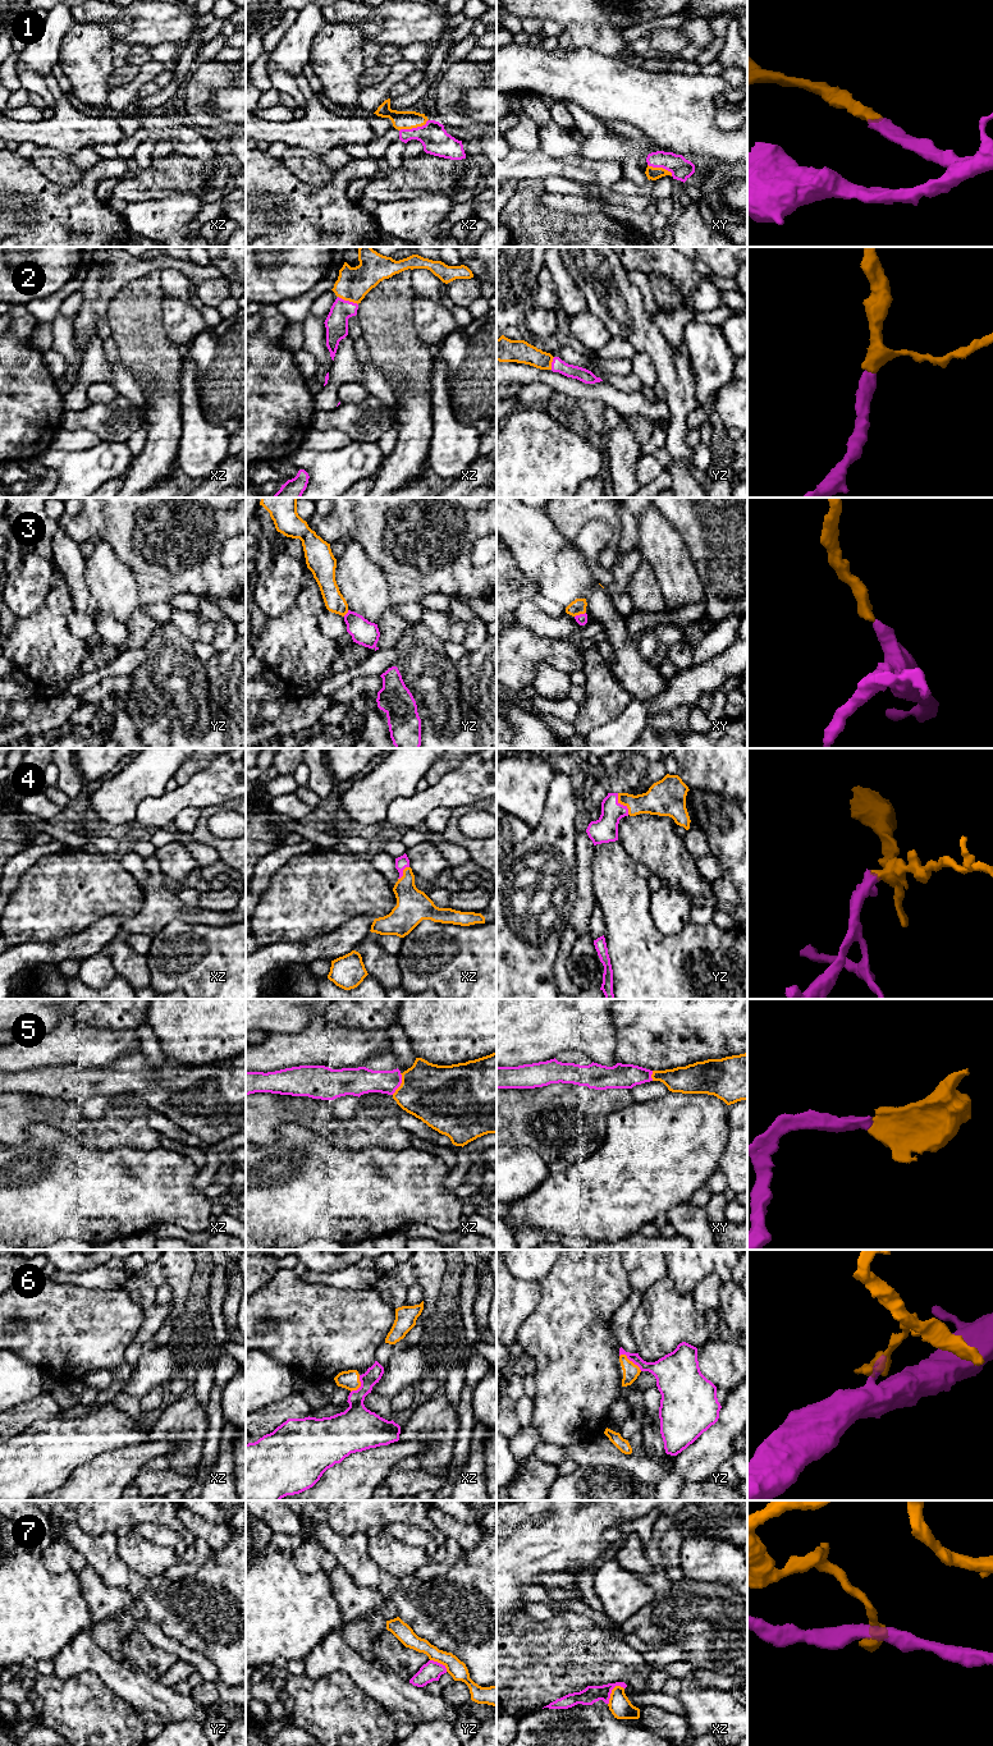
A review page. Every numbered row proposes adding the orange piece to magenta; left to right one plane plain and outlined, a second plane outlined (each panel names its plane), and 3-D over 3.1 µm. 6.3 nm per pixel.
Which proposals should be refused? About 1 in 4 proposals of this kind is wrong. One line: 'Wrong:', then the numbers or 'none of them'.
Wrong: 6, 7

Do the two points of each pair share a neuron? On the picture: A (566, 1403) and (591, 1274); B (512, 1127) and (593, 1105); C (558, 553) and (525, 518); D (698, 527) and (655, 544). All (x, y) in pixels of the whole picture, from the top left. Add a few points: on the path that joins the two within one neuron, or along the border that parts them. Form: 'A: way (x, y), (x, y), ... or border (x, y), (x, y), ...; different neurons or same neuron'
A: way (575, 1371), (576, 1306); same neuron
B: way (532, 1114), (538, 1109), (562, 1103), (572, 1105); same neuron
C: way (549, 544), (532, 527); same neuron
D: border (659, 512), (680, 535), (692, 560); different neurons

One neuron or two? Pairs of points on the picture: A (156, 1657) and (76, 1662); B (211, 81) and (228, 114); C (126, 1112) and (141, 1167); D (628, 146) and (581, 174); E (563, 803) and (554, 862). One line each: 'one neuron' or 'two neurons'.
A: two neurons
B: two neurons
C: two neurons
D: two neurons
E: one neuron

